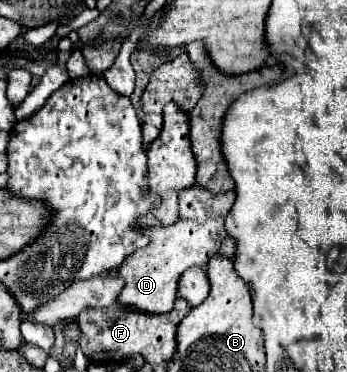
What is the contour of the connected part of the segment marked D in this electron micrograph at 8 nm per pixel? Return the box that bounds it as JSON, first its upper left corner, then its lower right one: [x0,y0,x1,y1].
[119,186,237,314]

